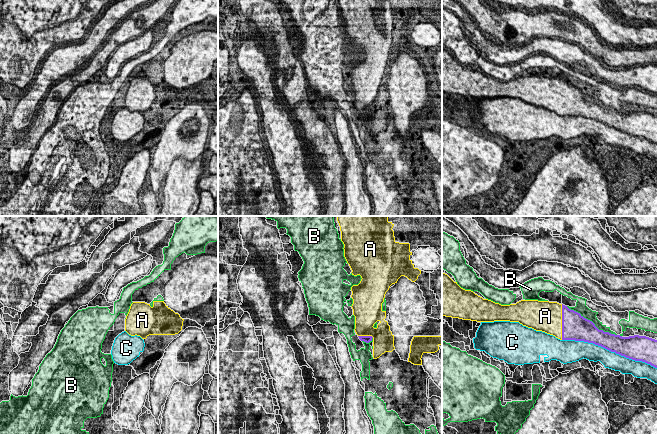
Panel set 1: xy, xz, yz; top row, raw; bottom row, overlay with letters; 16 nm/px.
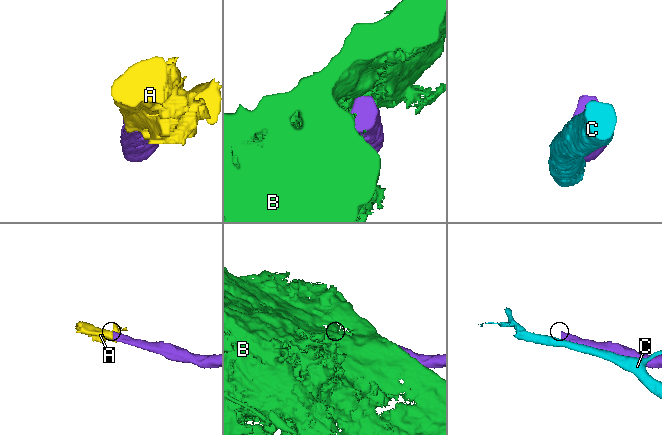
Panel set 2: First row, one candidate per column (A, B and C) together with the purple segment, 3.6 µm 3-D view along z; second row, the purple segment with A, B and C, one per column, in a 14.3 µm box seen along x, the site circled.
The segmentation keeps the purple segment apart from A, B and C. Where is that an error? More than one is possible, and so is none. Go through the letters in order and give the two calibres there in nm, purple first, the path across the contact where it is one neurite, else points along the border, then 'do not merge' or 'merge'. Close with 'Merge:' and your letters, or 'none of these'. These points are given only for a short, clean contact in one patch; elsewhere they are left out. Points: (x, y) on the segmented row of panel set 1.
A: 420/460 nm | merge
B: 400/170 nm | do not merge
C: 320/280 nm | do not merge
Merge: A

